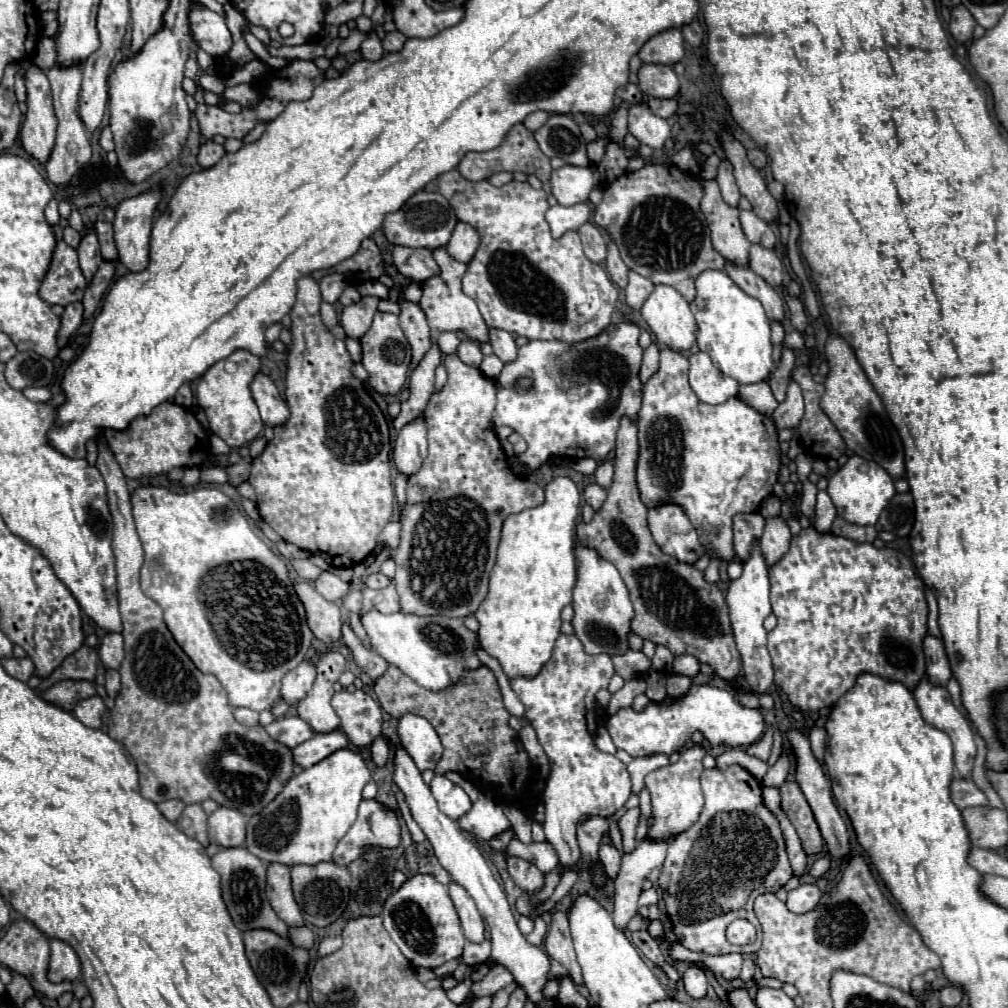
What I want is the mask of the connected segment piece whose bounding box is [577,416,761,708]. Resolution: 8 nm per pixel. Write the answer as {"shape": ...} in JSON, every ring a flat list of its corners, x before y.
{"shape":[[625,416,621,418,621,426,617,432,615,478,609,488,607,500,601,510,595,512,589,524,577,524,577,538,581,540,581,544,595,548,601,558,617,566,631,594,631,602,635,608,631,630,637,636,641,636,643,640,651,640,655,646,661,644,669,648,673,656,689,654,695,656,699,664,709,664,713,672,733,688,735,698,737,702,741,702,741,706,761,708,759,696,735,682,741,670,741,656,735,646,729,608,723,592,715,584,709,584,703,572,695,566,677,562,675,558,663,554,651,538,645,520,647,508,641,502,637,490,637,454,637,422]]}

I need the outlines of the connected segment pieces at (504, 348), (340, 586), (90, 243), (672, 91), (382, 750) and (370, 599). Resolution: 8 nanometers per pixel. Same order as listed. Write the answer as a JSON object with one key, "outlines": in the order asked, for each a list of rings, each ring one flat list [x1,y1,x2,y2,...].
{"outlines":[[[489,330,489,338,491,338,491,346,493,346,493,350,501,362,509,364,509,362,517,360,517,344,509,332]],[[323,572,323,574,315,580,315,590,317,590,325,600,337,602,337,600,341,600,341,598,351,590,351,586,349,586,347,582,343,582,341,578,337,578,333,572]],[[93,230,87,236,83,236,83,240,81,240,79,248,77,248,77,254,79,254,79,264,81,264,81,270,85,274,85,280,91,282,93,274,97,272,97,266,101,262,99,242,97,242,97,236,95,236]],[[641,64,639,72,639,88,647,96,655,98,673,98,679,92,679,80,671,66,665,64]],[[379,736,373,744,371,744,371,758,373,758,373,764,377,768,383,768,389,760,389,744,383,736]],[[391,582,387,588,381,590,371,590,371,588,363,588,363,612,367,610,379,610,383,614,391,614,391,612,399,612,399,594,395,590,395,584]]]}

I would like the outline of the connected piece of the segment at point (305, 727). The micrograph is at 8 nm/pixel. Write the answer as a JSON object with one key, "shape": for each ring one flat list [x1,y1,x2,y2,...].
{"shape":[[299,716,275,718,269,726,265,726,265,730,271,738,277,738,277,742,281,742,281,746,289,746,289,748,295,748,301,742,315,736,315,732,309,728,309,724,303,722]]}

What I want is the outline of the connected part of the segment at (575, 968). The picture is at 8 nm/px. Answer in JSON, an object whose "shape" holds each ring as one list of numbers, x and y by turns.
{"shape":[[553,912,551,930,547,932,547,938,545,938,545,950,553,960,561,962,567,968,573,984,583,986,581,968,577,964,571,934,569,934,569,922,567,922,567,916,563,912]]}

